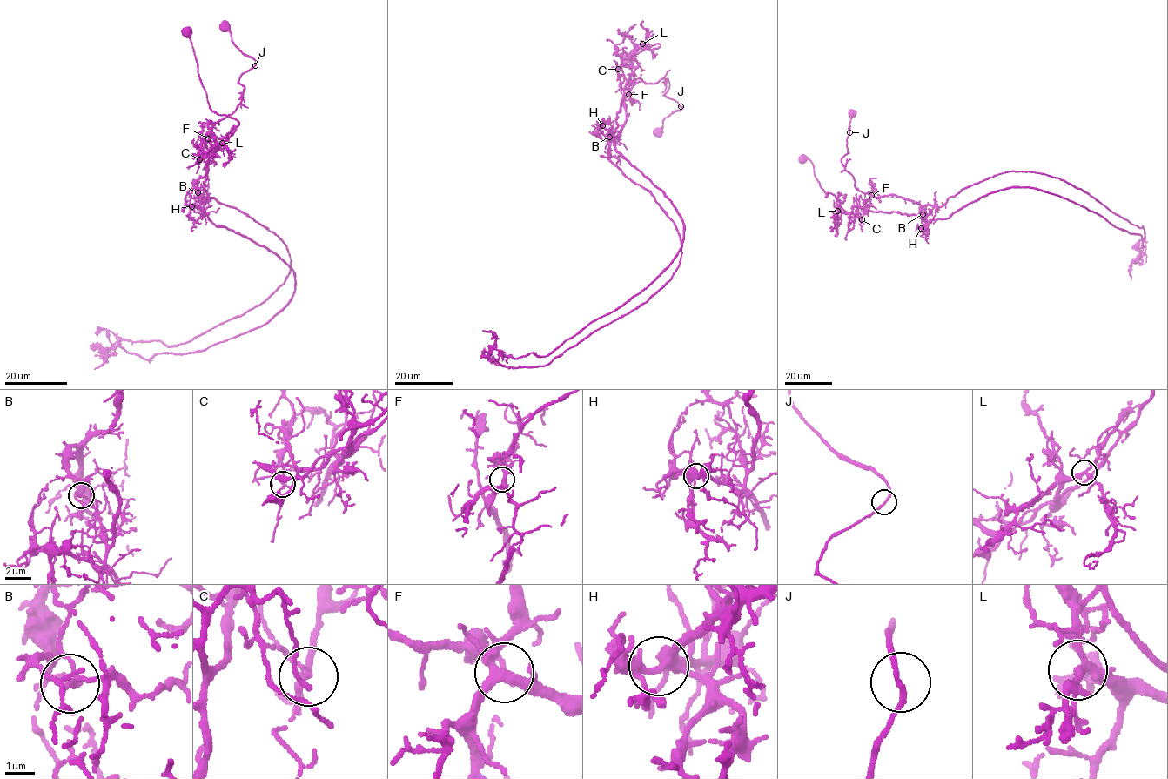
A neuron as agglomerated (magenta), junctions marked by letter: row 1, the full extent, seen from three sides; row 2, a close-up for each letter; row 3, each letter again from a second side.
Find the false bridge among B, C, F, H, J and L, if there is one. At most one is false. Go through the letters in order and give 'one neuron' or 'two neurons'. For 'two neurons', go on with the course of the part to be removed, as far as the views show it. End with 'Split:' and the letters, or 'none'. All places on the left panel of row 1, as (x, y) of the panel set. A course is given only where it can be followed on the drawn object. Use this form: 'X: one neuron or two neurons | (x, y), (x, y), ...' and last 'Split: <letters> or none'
B: two neurons | (197, 192), (196, 180), (198, 196), (278, 236), (291, 263), (285, 284), (177, 345), (101, 347)
C: one neuron
F: one neuron
H: one neuron
J: one neuron
L: one neuron
Split: B

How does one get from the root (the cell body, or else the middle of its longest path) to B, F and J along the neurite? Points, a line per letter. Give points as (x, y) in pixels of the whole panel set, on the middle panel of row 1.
B: (625, 56), (627, 62), (639, 44), (660, 44), (635, 55), (638, 66), (608, 136)
F: (625, 56), (627, 62), (629, 52), (639, 44), (660, 44), (635, 55), (638, 66), (630, 76), (628, 94)
J: (625, 56), (660, 44), (635, 55), (628, 93), (667, 79), (664, 96), (681, 107)

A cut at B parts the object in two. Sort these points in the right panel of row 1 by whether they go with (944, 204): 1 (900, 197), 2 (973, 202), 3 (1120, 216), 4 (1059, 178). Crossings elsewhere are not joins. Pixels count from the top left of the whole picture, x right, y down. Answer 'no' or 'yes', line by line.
1: yes
2: no
3: yes
4: yes

